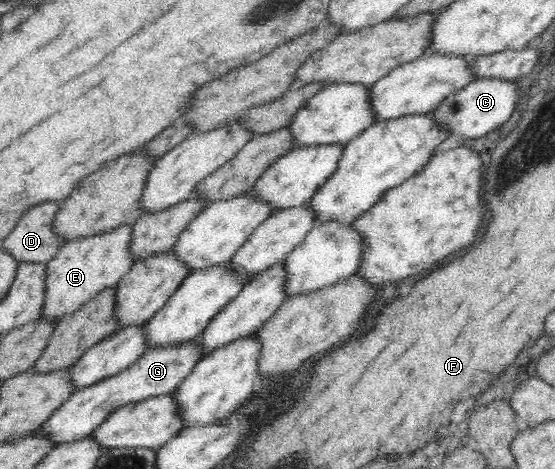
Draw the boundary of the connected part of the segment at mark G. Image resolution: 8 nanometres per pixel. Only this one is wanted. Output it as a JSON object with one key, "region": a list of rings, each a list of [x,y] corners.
{"region":[[[196,339],[178,344],[175,347],[156,348],[144,352],[142,356],[126,370],[101,380],[91,387],[74,390],[72,394],[39,426],[39,434],[44,441],[54,447],[61,447],[72,442],[79,442],[102,424],[102,421],[119,406],[151,399],[152,397],[168,395],[177,384],[192,372],[194,365],[200,360],[197,356]]]}

